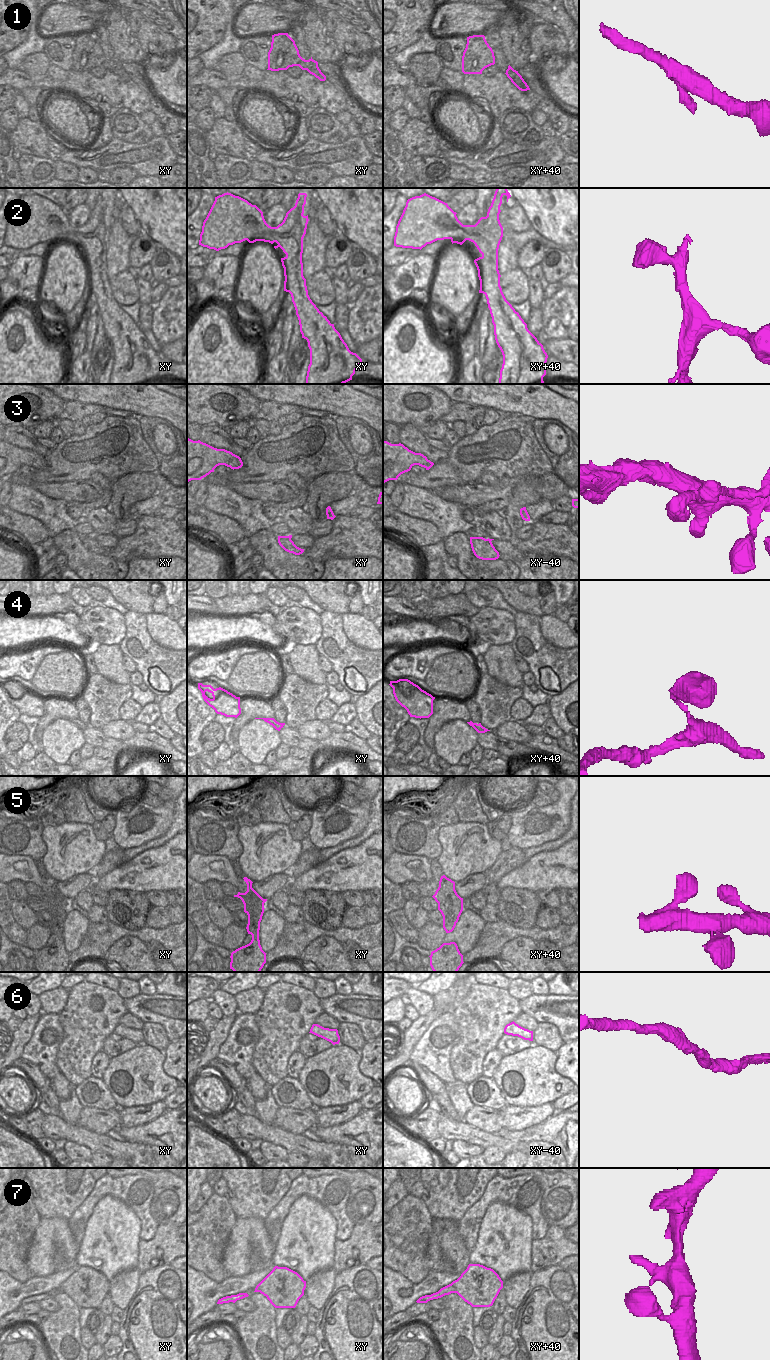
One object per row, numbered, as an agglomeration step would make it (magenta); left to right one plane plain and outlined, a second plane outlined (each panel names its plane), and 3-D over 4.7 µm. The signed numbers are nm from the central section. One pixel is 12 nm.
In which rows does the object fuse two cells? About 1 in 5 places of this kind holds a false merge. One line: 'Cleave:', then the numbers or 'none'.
Cleave: none.

